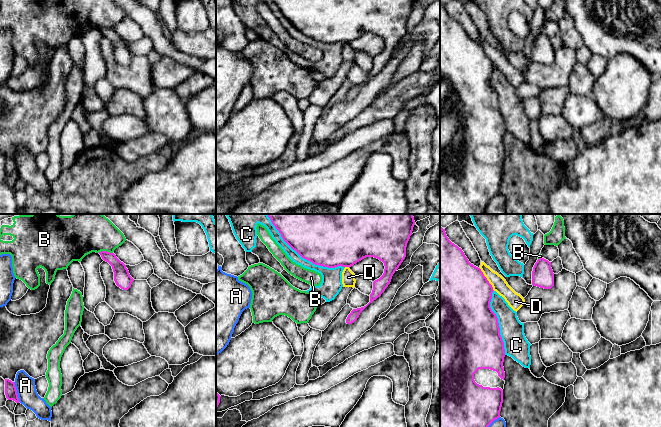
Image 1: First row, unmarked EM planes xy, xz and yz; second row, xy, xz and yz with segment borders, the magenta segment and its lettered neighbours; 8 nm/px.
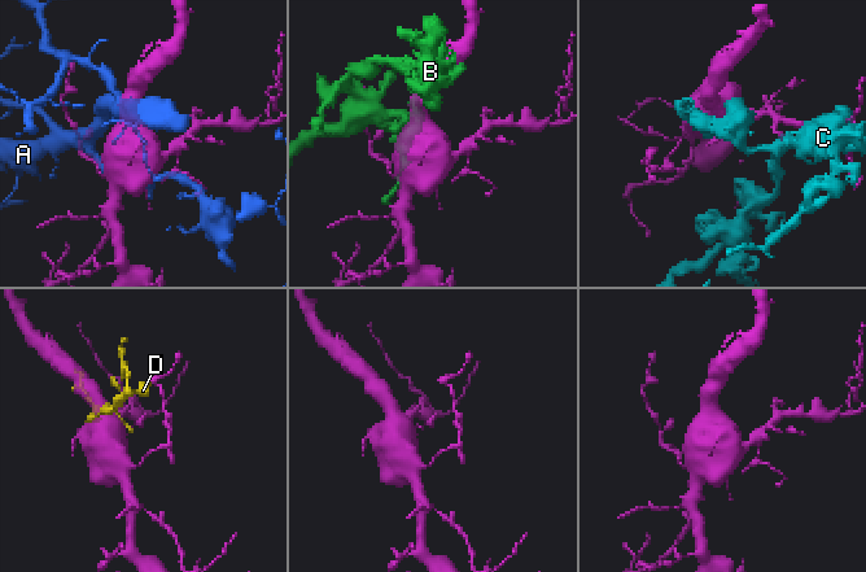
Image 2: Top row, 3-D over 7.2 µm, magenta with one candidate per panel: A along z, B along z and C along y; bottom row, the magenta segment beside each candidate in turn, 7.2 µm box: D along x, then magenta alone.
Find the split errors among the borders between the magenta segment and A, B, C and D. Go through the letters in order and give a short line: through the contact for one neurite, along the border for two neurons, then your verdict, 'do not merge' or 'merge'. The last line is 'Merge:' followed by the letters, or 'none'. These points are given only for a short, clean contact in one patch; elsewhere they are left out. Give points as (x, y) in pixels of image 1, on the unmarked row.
A: do not merge
B: do not merge
C: do not merge
D: do not merge
Merge: none

